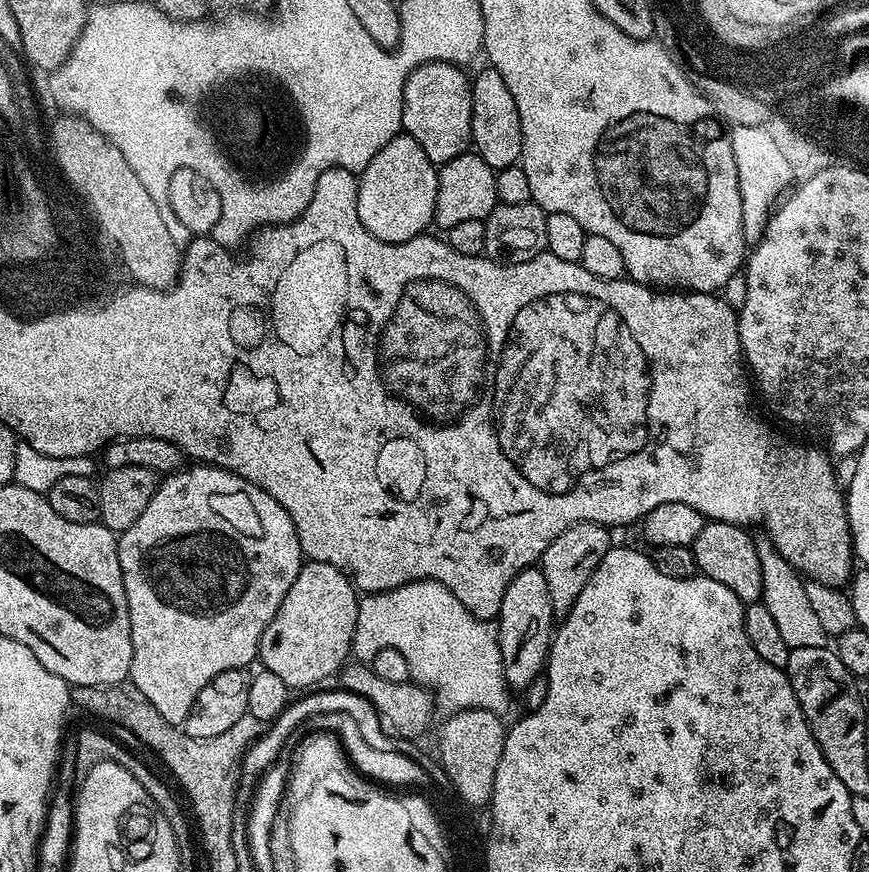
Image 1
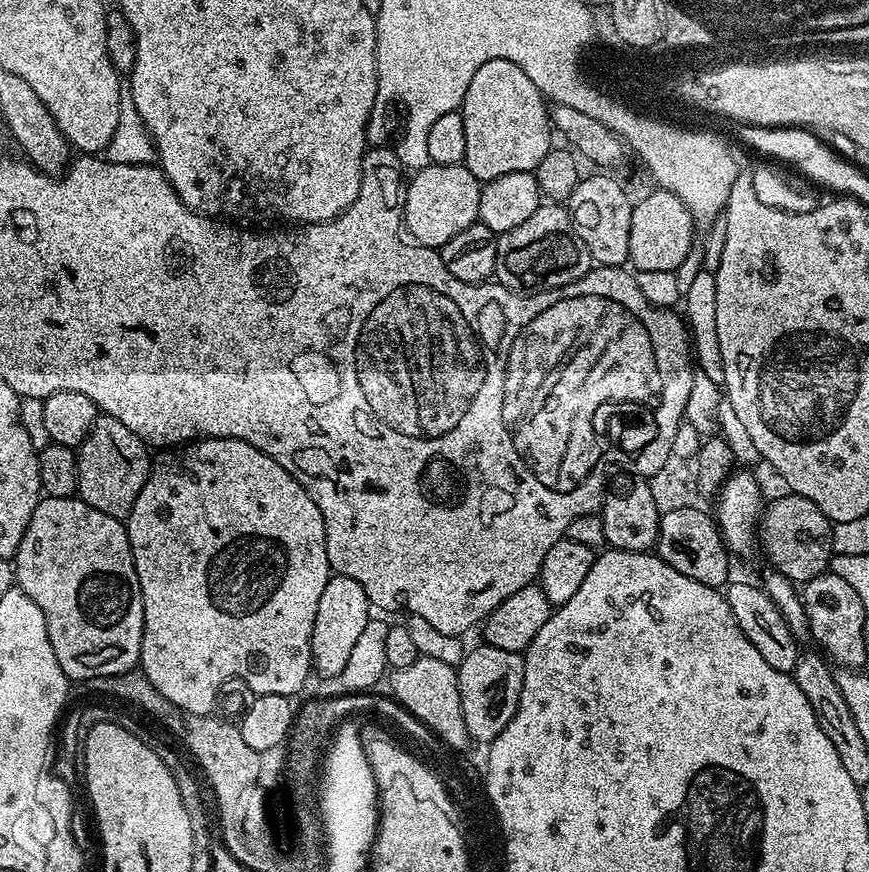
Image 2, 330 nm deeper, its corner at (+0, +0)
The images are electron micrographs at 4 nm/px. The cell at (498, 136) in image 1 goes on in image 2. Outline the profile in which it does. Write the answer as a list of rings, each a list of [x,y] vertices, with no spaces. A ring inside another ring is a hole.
[[[495,60],[478,66],[462,105],[466,126],[464,167],[481,182],[502,178],[502,174],[535,173],[538,162],[554,147],[549,109],[538,86],[514,62]]]

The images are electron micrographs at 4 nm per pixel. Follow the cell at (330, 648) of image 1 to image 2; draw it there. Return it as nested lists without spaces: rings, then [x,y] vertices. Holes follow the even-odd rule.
[[[329,575],[326,590],[322,590],[322,598],[318,602],[318,614],[314,614],[312,666],[317,677],[340,677],[342,669],[350,659],[352,647],[357,644],[362,630],[366,630],[369,619],[370,605],[366,598],[366,590],[362,590],[362,586],[354,582],[354,578]]]

